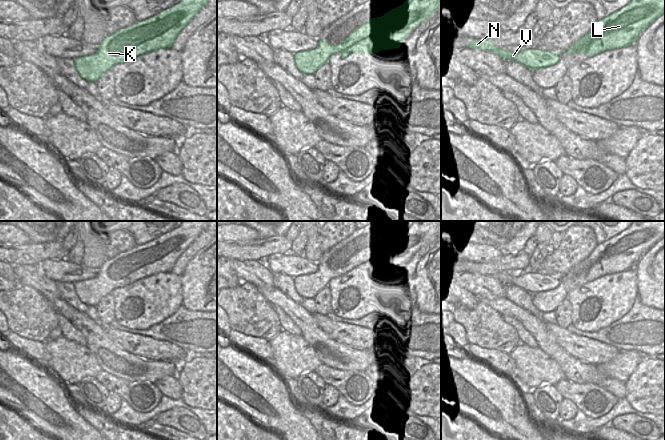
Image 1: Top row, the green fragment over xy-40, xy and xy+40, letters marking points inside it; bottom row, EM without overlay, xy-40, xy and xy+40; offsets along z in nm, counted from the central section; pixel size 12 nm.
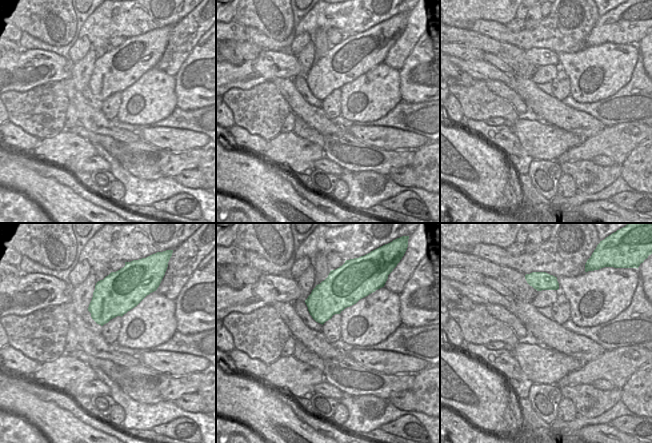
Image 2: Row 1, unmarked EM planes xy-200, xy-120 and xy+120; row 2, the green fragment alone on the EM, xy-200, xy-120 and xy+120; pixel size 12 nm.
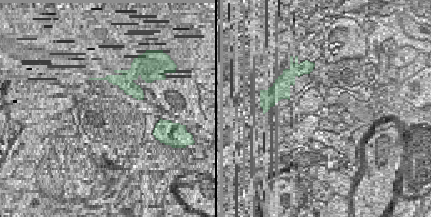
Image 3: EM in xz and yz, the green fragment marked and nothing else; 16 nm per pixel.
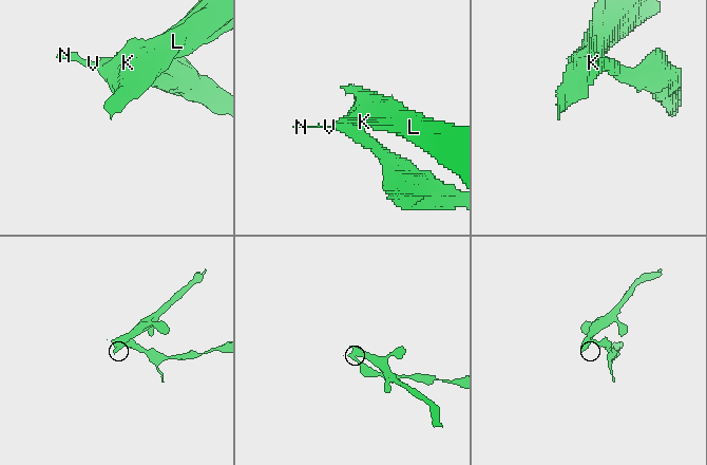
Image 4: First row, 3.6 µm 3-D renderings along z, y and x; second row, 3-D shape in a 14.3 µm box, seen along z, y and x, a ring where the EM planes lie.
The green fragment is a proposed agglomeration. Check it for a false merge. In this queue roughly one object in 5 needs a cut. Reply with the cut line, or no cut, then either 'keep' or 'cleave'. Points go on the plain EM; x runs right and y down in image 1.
cut xy-40 (97, 276), (101, 283), (95, 289), (82, 292), (78, 296); cleave

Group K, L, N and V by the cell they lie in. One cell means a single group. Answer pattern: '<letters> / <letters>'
K L / N V

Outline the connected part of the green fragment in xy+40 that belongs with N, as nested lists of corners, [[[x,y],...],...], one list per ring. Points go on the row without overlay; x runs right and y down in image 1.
[[[479,263],[469,265],[467,271],[493,276],[502,283],[519,286],[528,293],[545,292],[556,288],[560,284],[560,280],[555,280],[551,276],[541,273],[524,273],[520,276],[501,273],[494,267],[494,264]]]

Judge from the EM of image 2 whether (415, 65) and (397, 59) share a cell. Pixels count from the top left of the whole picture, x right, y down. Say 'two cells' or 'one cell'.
two cells

